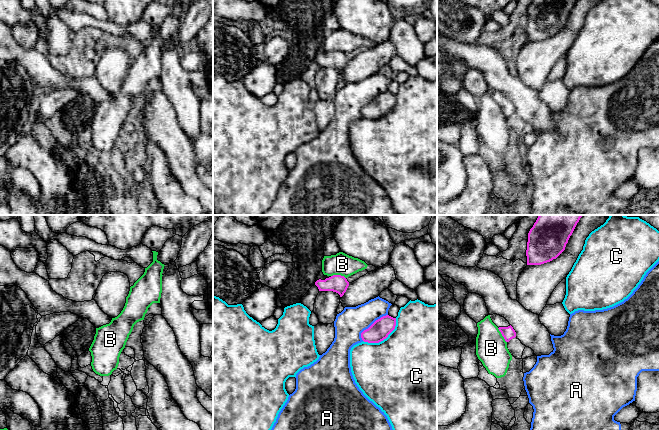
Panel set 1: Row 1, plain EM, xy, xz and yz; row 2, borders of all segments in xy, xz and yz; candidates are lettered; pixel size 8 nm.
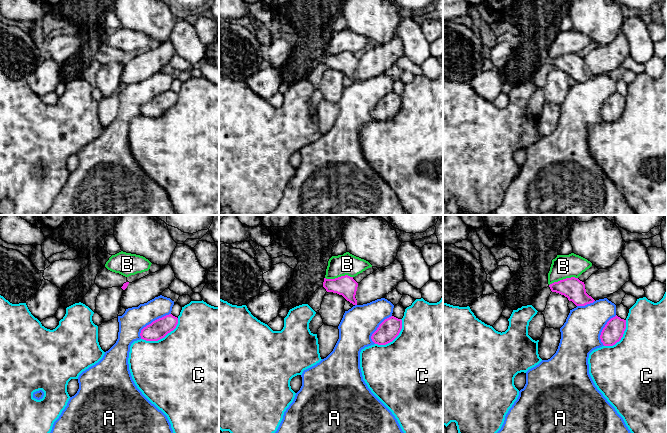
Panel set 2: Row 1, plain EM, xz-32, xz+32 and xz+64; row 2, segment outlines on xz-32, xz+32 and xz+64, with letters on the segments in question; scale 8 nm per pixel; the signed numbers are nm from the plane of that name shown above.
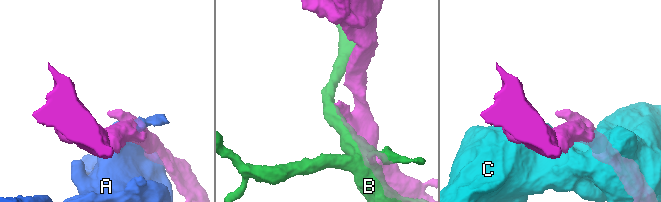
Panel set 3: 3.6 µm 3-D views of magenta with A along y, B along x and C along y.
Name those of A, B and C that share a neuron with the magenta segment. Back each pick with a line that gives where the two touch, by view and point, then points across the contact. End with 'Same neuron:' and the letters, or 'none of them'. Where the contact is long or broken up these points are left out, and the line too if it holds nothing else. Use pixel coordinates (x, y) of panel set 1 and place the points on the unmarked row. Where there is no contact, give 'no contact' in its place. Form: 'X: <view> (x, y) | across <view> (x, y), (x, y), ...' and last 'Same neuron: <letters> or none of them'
Same neuron: none of them

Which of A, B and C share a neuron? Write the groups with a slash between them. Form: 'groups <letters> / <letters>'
groups A / B / C

